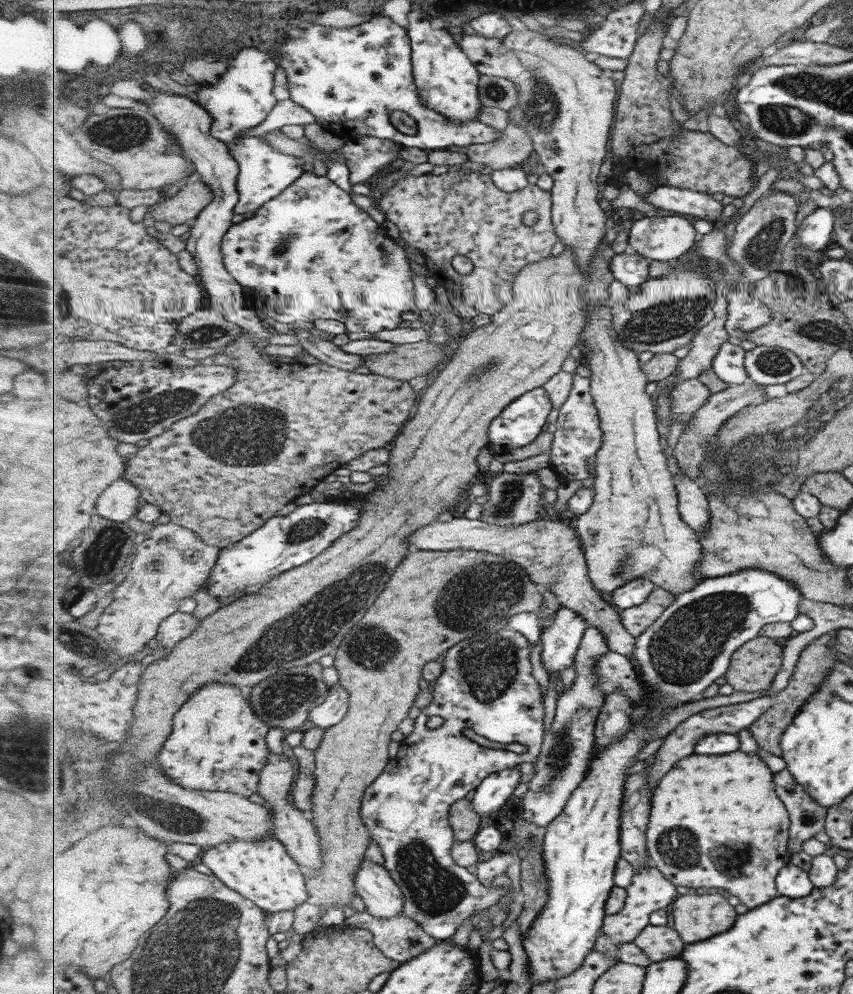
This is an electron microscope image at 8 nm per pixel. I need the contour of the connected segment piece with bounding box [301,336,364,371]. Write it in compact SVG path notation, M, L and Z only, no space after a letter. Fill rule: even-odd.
M313 336L311 340L302 342L301 346L321 364L327 363L328 366L347 371L354 371L355 368L364 366L363 356L343 352L341 347L335 346L328 336Z

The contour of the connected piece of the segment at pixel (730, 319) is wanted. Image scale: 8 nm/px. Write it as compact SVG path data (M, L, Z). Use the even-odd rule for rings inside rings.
M732 285L724 297L727 298L725 329L731 337L743 341L749 332L769 324L773 318L773 312L763 302L750 297L746 292L742 293Z

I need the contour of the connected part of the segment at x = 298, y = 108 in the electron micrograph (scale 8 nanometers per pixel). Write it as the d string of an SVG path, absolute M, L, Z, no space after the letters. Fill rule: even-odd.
M293 99L282 100L275 105L275 108L269 112L269 116L253 128L247 128L243 132L239 132L237 139L239 141L245 137L262 136L267 133L278 131L283 126L293 126L293 124L313 124L318 122L317 117L300 104L297 104Z

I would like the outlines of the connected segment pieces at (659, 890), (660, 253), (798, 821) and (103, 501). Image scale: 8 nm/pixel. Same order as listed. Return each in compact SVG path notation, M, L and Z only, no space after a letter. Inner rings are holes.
M651 857L648 860L653 863L649 865L649 868L636 872L635 880L627 888L628 897L623 910L614 915L606 915L605 924L602 928L604 935L598 937L598 945L595 946L595 950L620 958L619 945L634 943L643 930L650 925L651 914L665 908L665 906L669 906L680 896L677 892L677 886L663 876L654 860Z
M652 213L636 220L629 230L629 249L653 261L673 261L685 255L699 239L693 222L683 215Z
M784 768L776 773L779 782L779 796L789 811L791 827L789 846L791 854L804 851L804 844L823 830L826 809L816 803L806 788L797 782L793 773Z
M122 478L99 497L96 509L99 515L109 520L125 523L141 510L137 508L141 497L143 498L141 489L131 480Z

